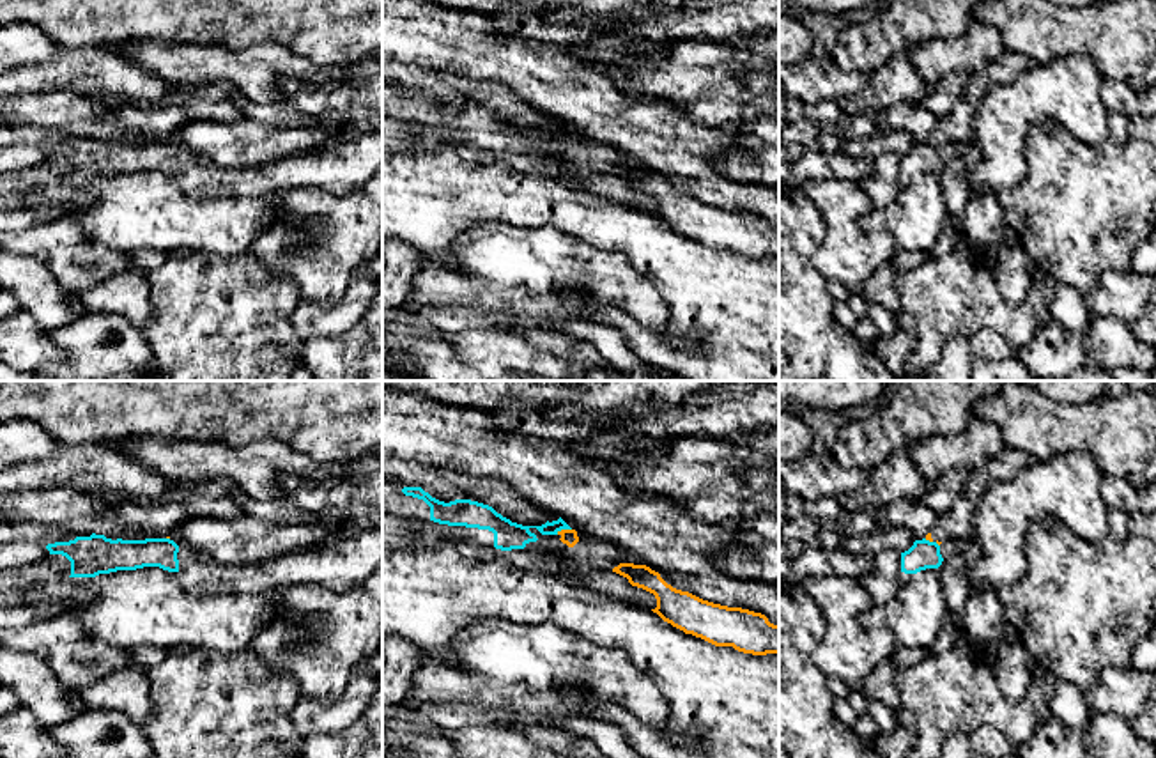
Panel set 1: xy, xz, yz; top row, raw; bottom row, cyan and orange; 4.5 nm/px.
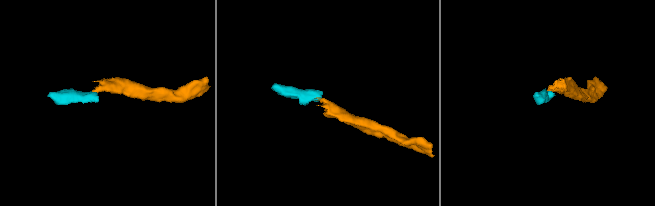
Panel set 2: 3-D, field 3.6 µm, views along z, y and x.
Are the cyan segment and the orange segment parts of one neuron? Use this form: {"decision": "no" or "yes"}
{"decision": "no"}

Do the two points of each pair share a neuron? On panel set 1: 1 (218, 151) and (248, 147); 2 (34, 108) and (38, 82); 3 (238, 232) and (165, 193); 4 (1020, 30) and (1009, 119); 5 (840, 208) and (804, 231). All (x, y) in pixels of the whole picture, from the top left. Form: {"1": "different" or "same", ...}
{"1": "same", "2": "different", "3": "same", "4": "different", "5": "different"}

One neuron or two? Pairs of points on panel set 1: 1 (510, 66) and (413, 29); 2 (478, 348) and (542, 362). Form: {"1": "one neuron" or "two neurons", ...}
{"1": "one neuron", "2": "one neuron"}

